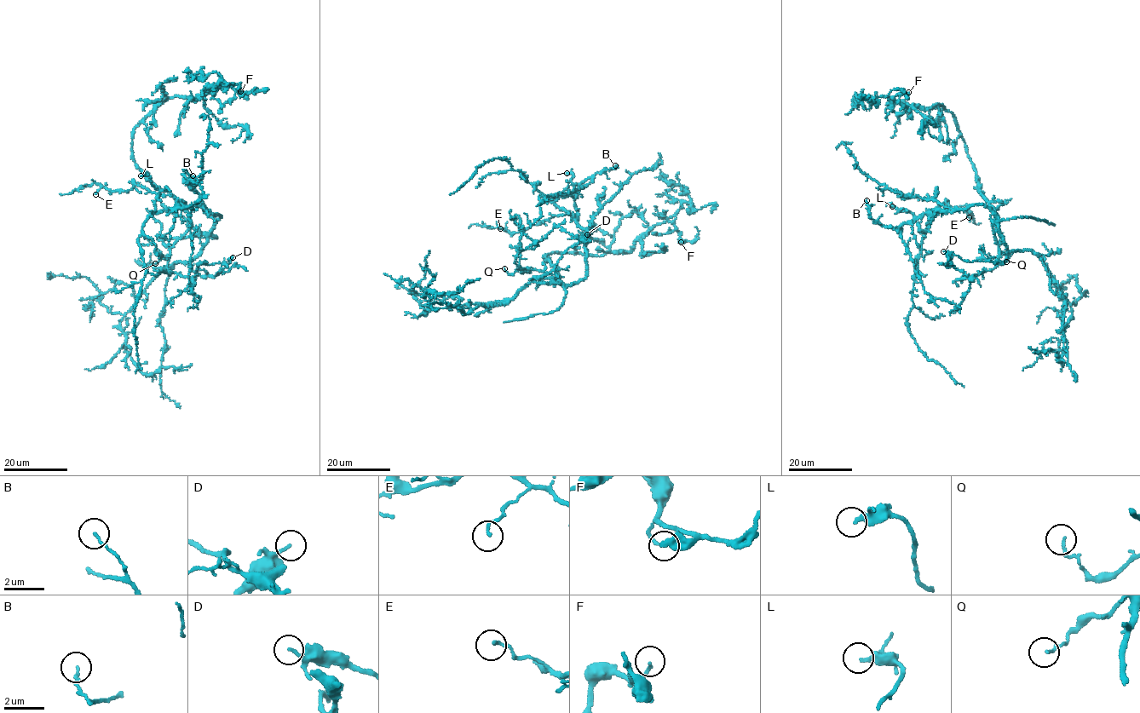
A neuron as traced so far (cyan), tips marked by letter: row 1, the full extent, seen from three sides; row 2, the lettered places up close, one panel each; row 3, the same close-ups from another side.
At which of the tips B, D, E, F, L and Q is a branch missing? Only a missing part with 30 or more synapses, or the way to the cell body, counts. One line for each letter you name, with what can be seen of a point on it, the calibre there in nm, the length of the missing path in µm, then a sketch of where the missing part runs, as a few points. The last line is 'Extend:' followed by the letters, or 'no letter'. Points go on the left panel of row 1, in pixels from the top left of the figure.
Extend: no letter

